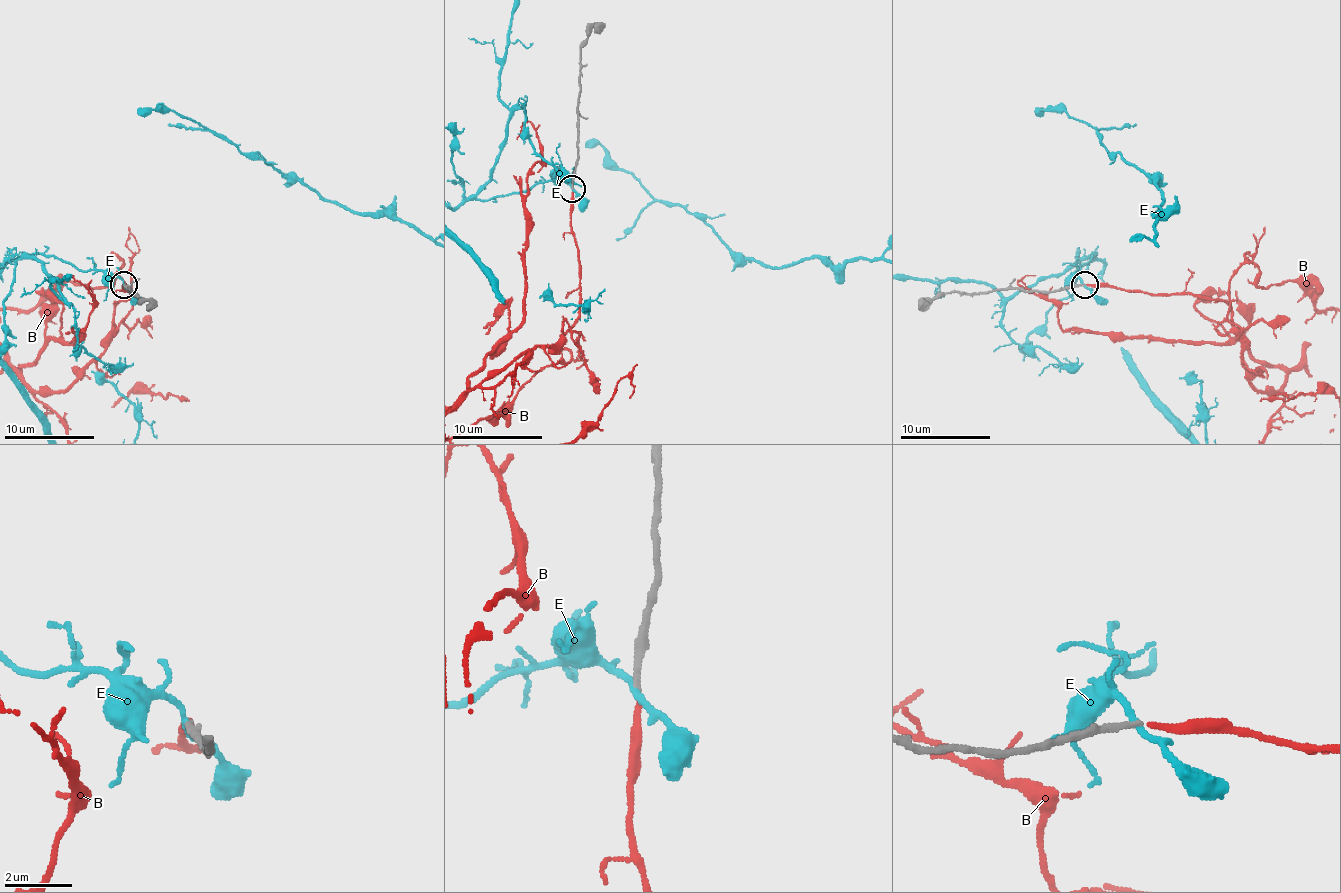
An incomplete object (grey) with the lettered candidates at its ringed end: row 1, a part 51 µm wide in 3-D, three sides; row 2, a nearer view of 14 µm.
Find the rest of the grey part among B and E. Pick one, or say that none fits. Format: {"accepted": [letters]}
{"accepted": ["B"]}

